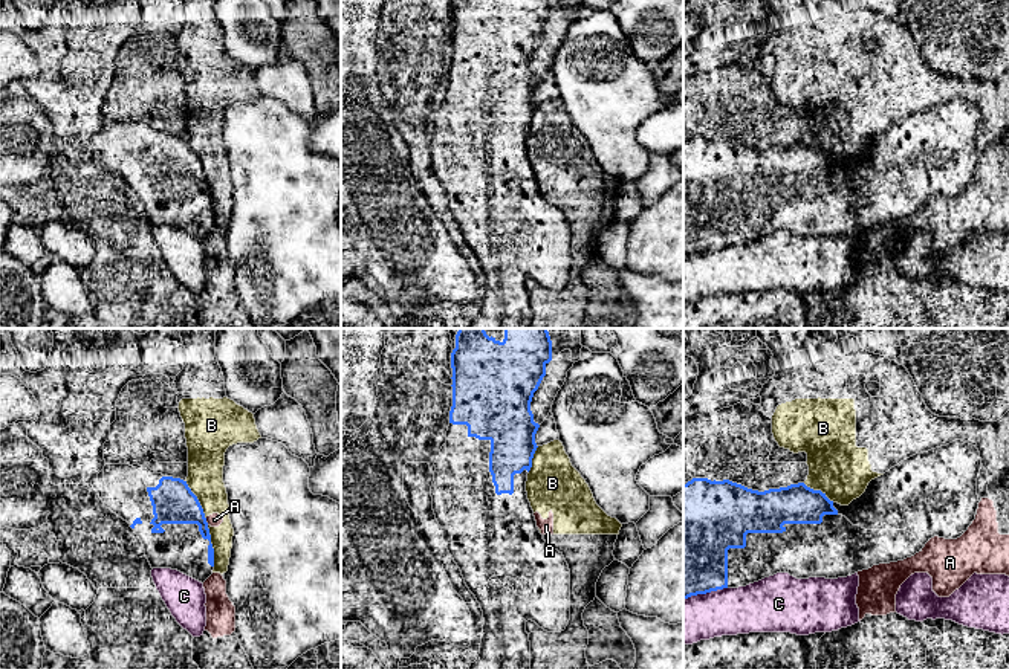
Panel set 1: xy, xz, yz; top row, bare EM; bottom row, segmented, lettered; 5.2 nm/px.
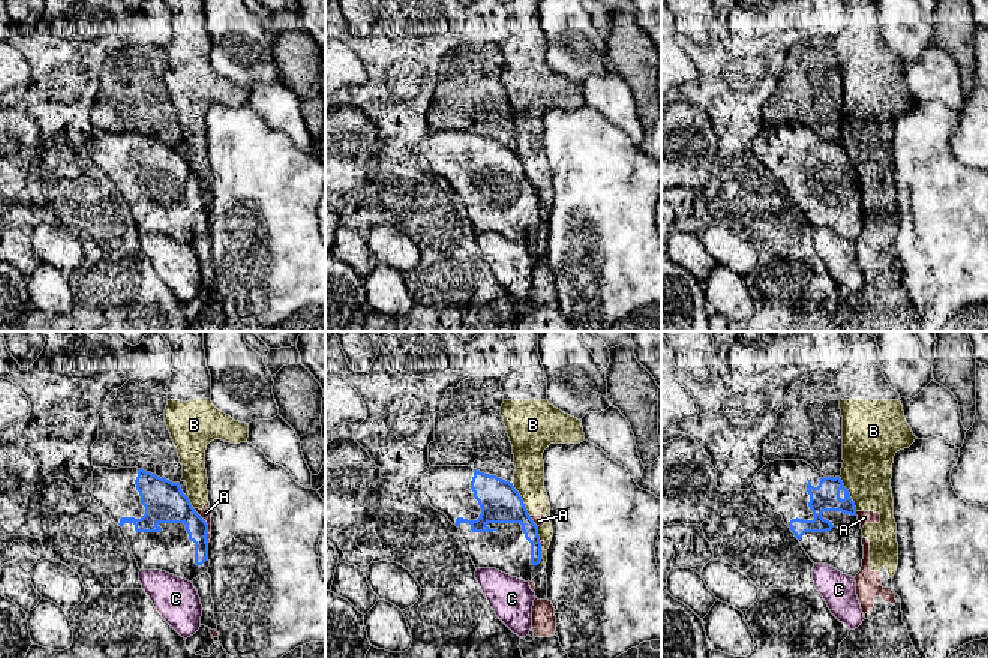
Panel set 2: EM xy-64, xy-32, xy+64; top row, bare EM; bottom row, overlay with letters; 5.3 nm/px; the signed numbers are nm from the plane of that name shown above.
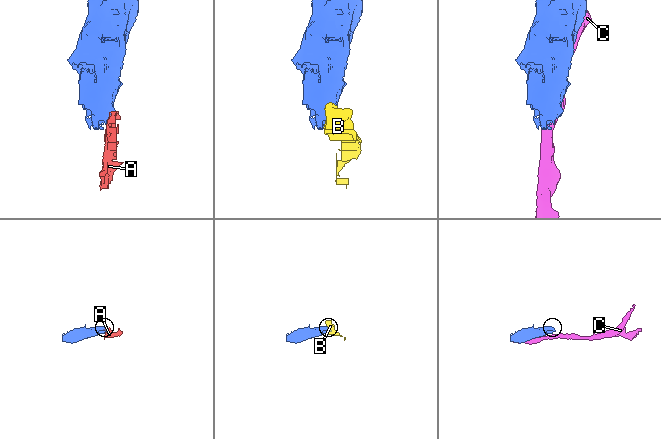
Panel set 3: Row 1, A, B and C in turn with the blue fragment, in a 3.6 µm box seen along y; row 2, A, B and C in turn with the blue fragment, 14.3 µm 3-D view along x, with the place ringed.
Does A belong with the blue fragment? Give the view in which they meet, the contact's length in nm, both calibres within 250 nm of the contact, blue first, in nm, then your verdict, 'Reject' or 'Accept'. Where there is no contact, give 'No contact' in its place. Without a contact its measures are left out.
Touches blue in xy. Shared border 40 nm. Thickness 220 nm (blue) against 70 nm. Reject

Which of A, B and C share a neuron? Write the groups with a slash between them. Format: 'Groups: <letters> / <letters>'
Groups: A B / C

